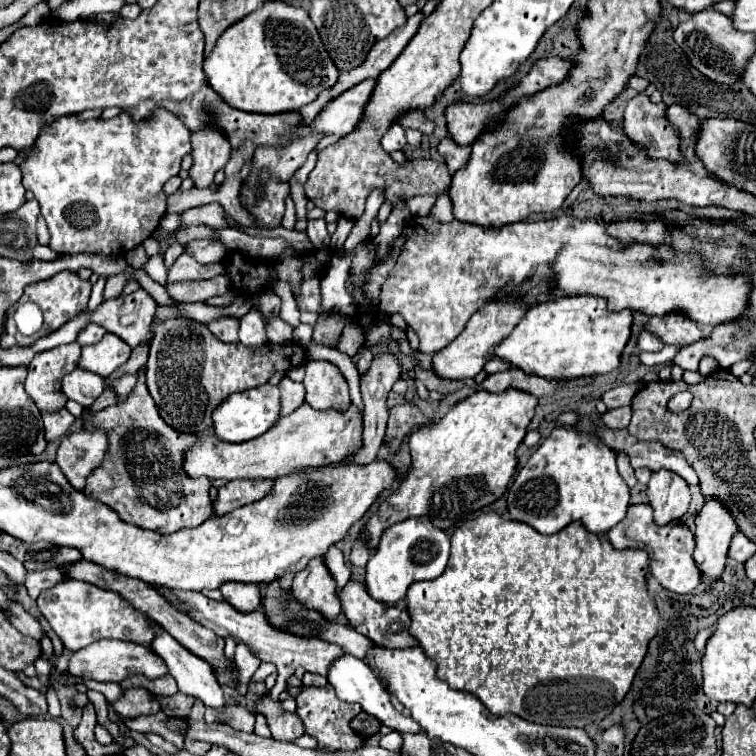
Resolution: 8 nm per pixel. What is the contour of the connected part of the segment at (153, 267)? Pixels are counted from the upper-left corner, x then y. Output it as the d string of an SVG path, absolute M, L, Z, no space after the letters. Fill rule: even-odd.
M151 257L151 259L147 259L147 263L145 263L143 269L147 271L147 275L149 275L153 281L165 285L165 281L167 281L167 267L165 267L165 263L163 263L161 257Z

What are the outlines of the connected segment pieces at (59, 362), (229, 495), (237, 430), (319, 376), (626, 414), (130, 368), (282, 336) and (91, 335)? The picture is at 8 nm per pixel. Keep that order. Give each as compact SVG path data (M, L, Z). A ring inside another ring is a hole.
M71 343L41 351L33 357L29 363L25 391L35 401L39 411L59 411L65 407L67 397L61 391L61 379L77 367L79 353L81 347Z
M237 479L229 481L219 489L217 499L213 501L213 513L215 515L225 515L227 511L235 507L243 507L245 503L253 503L263 499L267 491L271 489L273 481L271 479Z
M267 383L261 387L233 393L227 399L223 399L219 407L215 407L213 411L213 433L217 439L229 443L241 443L263 435L277 419L279 419L279 389Z
M307 361L303 385L307 389L305 401L313 409L345 409L351 403L345 377L329 361Z
M623 406L622 408L608 410L600 416L600 419L604 422L606 427L612 429L623 429L629 425L631 416L631 406Z
M143 343L139 347L135 347L131 351L131 357L127 363L123 363L123 367L119 367L119 371L115 371L115 375L109 375L107 381L115 381L115 379L121 379L123 375L127 373L135 373L139 367L143 367L147 363L147 353L149 353L149 345L151 343Z
M275 315L275 317L267 319L265 333L267 333L269 341L273 341L273 343L287 343L293 337L293 327L289 323L285 323L279 315Z
M87 323L87 327L85 327L83 331L79 331L79 335L77 335L77 343L79 343L81 347L85 347L85 345L95 345L105 333L107 333L107 331L105 331L103 327L99 327L99 325L95 325L95 323Z

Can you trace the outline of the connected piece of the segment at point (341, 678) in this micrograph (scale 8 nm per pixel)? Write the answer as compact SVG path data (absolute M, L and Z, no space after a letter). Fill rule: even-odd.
M351 654L335 660L328 671L327 679L329 684L335 689L337 697L347 703L359 703L363 707L363 711L367 711L369 715L377 717L383 725L395 729L395 731L405 731L405 733L415 733L419 731L419 723L415 723L411 717L405 717L401 713L397 713L391 705L390 695L382 685L381 681L375 675L371 667L365 665L362 660L356 658Z

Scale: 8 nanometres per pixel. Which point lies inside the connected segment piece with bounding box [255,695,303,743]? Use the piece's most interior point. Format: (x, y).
(284, 726)

